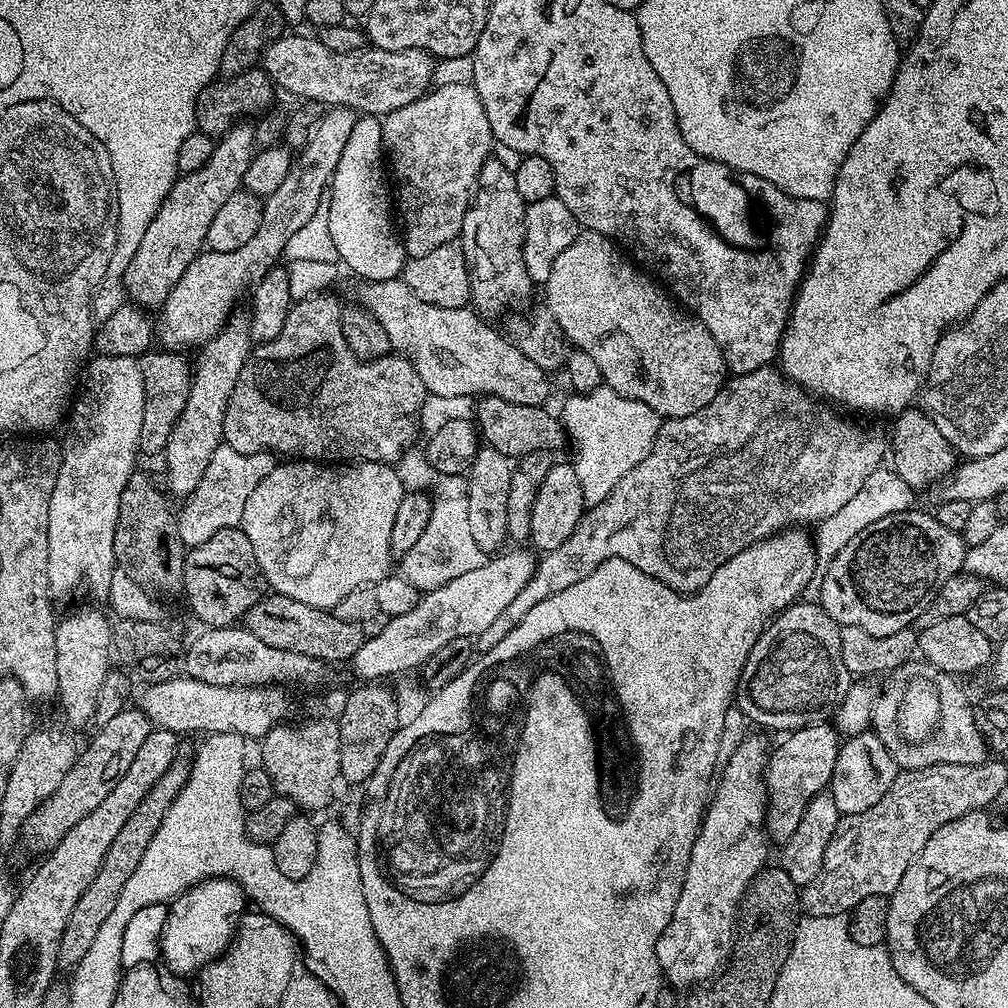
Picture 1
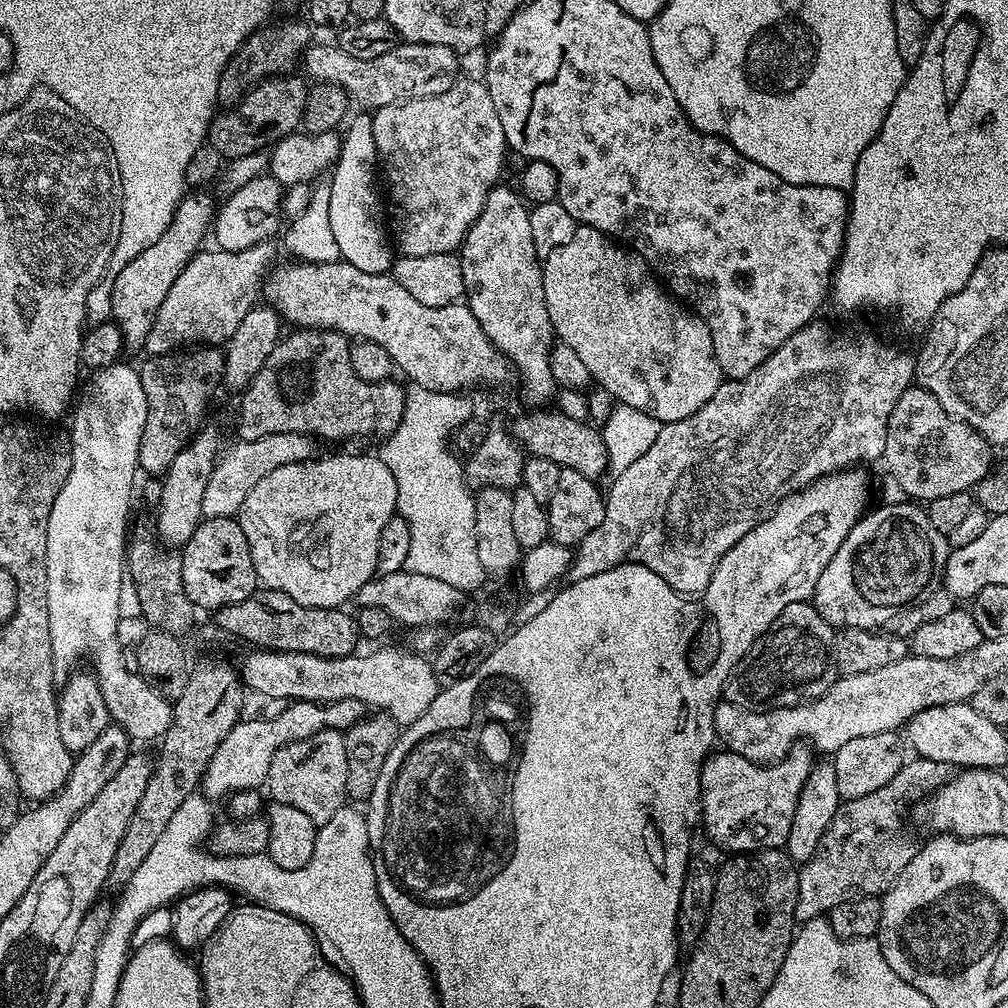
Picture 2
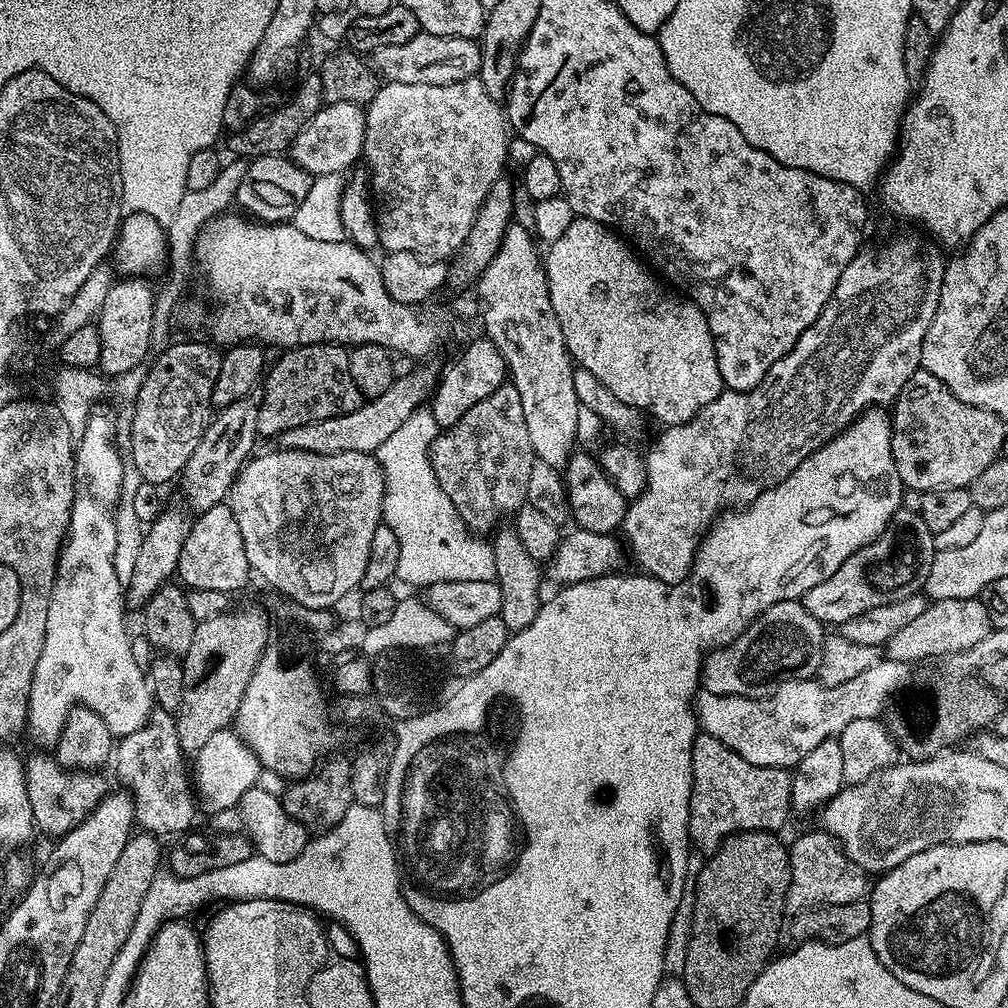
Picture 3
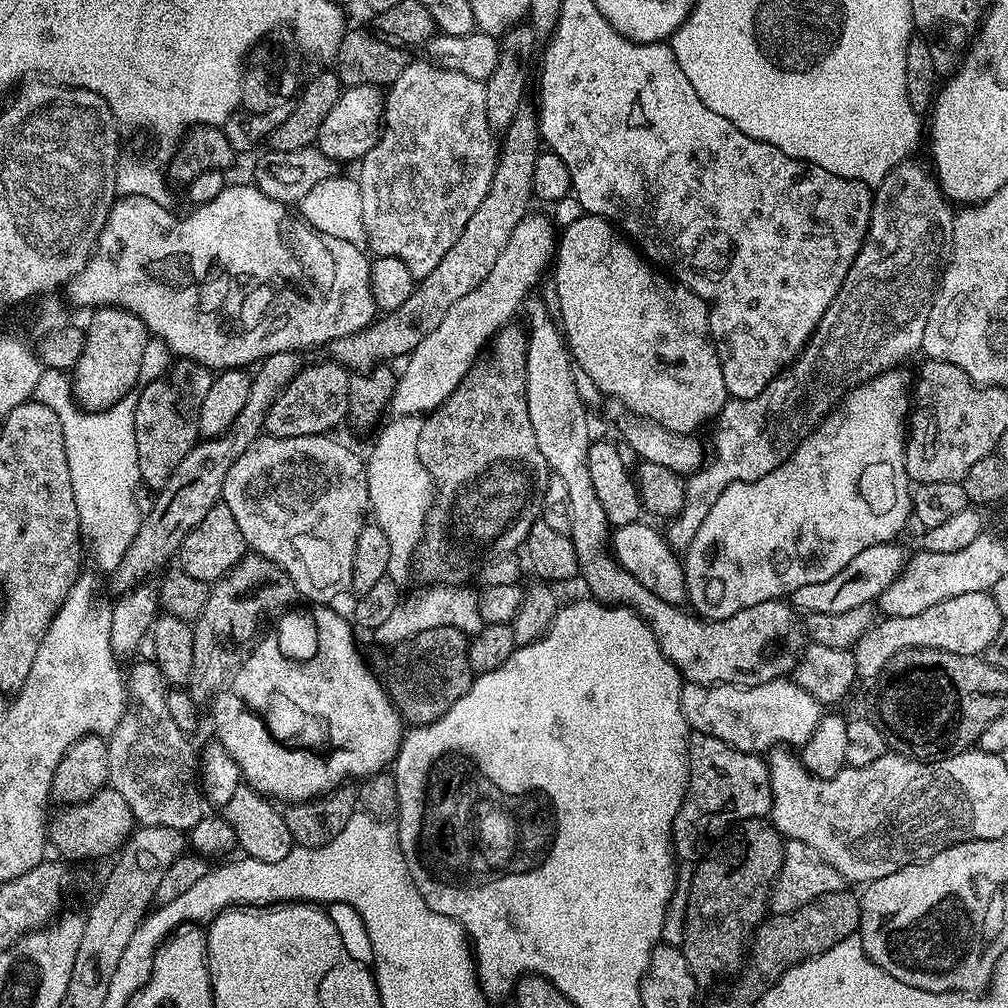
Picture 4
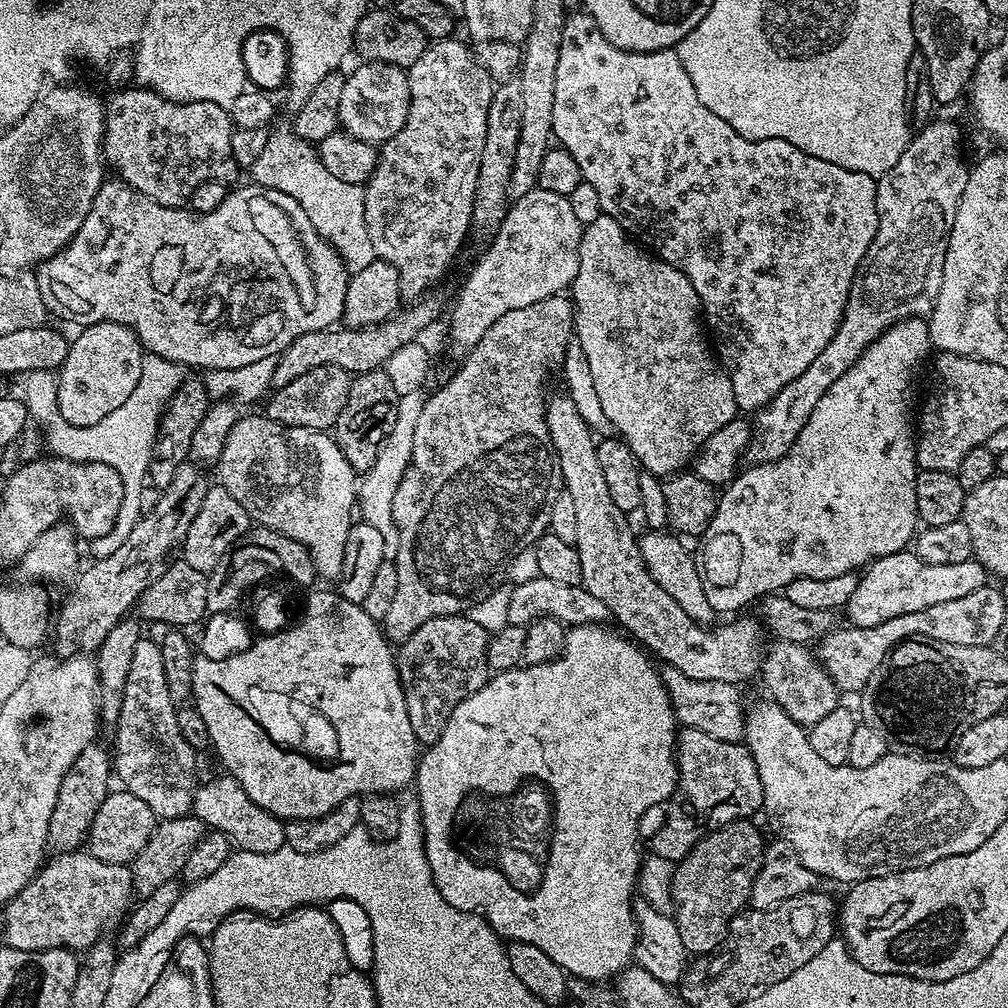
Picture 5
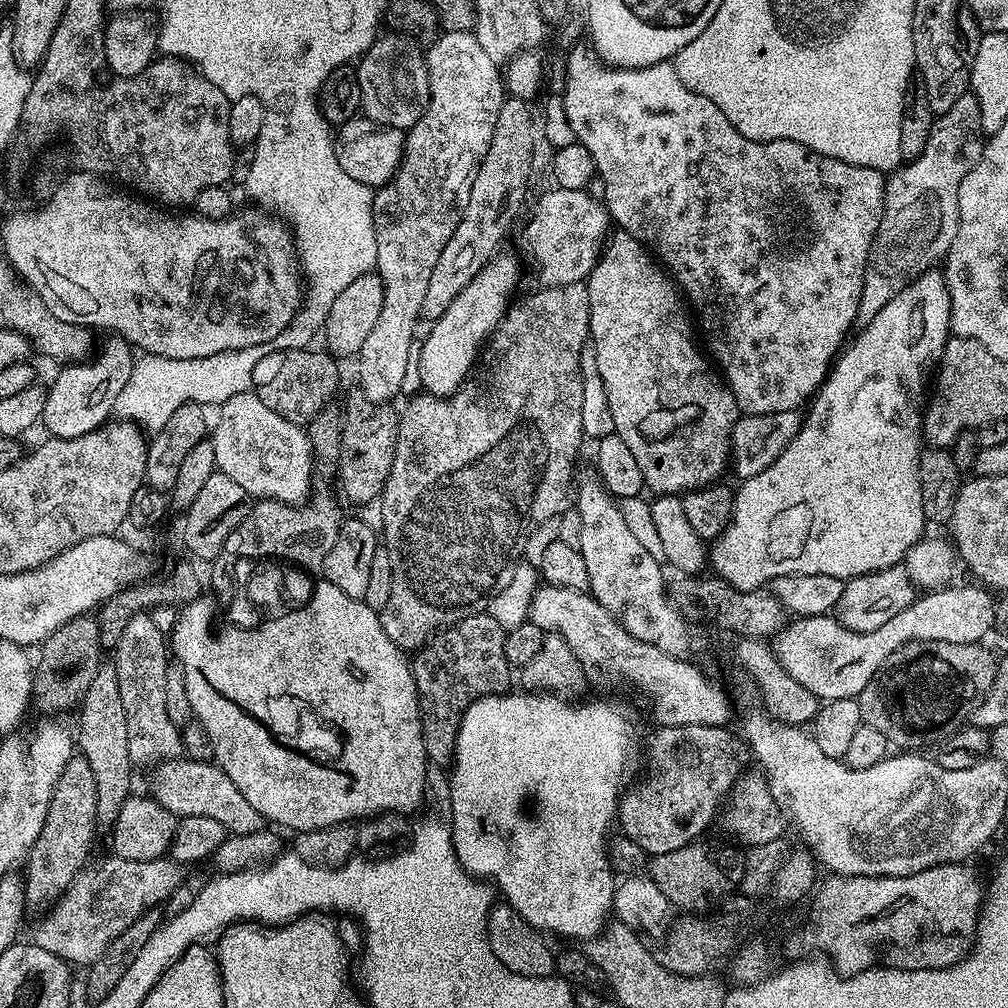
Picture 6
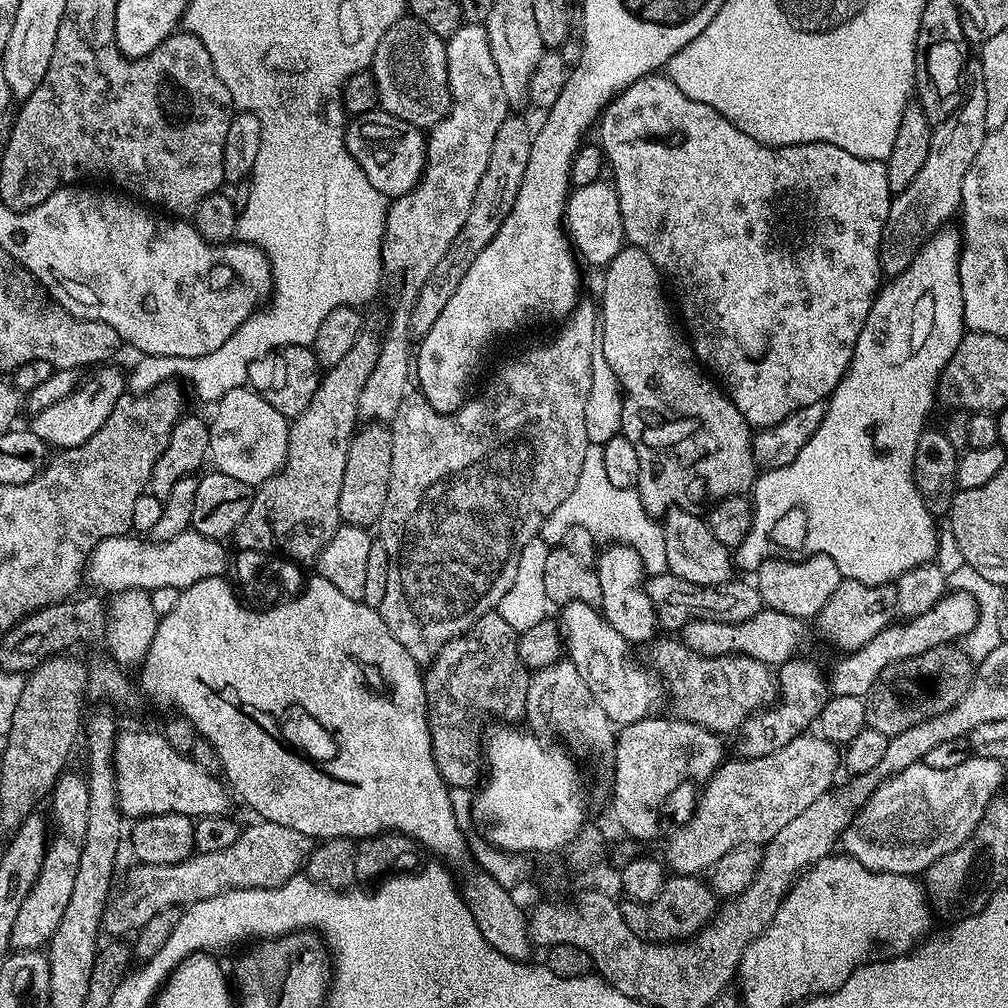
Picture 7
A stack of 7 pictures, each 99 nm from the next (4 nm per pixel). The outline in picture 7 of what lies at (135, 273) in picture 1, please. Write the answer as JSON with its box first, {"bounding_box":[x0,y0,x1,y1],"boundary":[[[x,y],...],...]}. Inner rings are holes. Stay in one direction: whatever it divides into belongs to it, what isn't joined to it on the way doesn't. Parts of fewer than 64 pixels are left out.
{"bounding_box":[30,366,126,450],"boundary":[[[100,366],[91,373],[92,377],[85,379],[76,391],[72,392],[62,402],[54,402],[54,406],[46,406],[46,410],[35,413],[31,417],[30,431],[38,434],[42,442],[56,450],[77,448],[82,446],[98,430],[102,430],[102,422],[110,418],[110,410],[126,392],[126,376],[113,366]]]}

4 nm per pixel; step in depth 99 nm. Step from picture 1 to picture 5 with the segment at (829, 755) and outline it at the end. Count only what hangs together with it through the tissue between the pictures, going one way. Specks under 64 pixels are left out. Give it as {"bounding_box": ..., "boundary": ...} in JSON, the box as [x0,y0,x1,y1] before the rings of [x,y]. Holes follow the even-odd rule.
{"bounding_box":[651,727,764,862],"boundary":[[[681,727],[676,737],[676,775],[678,787],[671,805],[673,808],[668,812],[668,821],[652,836],[651,854],[679,862],[709,832],[716,832],[741,818],[755,817],[755,812],[757,815],[764,807],[762,778],[758,778],[758,766],[743,742],[722,742],[710,738],[710,734],[702,734],[702,730]]]}

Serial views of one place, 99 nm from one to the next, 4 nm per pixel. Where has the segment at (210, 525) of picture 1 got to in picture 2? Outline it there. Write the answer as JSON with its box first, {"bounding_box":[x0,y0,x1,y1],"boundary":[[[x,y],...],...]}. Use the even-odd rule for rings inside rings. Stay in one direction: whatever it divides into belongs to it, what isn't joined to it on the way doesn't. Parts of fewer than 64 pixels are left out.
{"bounding_box":[202,432,317,518],"boundary":[[[283,432],[266,434],[266,438],[237,439],[236,445],[225,451],[216,461],[216,469],[206,482],[206,494],[202,494],[202,514],[205,518],[235,517],[240,511],[246,494],[266,478],[266,474],[278,470],[278,466],[290,466],[294,462],[313,459],[317,441],[306,432]]]}

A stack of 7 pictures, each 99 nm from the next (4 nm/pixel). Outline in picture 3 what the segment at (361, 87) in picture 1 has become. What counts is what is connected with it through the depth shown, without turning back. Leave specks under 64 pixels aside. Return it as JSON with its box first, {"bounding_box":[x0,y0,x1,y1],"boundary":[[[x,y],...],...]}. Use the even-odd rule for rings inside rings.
{"bounding_box":[374,30,482,86],"boundary":[[[423,30],[414,38],[410,38],[410,42],[382,46],[374,53],[375,71],[390,84],[406,82],[422,86],[446,86],[471,80],[479,73],[481,62],[482,54],[476,40],[435,36]]]}

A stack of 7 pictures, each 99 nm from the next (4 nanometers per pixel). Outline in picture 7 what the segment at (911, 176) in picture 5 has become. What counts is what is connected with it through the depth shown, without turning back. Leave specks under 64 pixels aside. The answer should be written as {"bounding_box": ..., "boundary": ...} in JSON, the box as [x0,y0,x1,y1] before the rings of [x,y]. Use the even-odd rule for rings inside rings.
{"bounding_box":[880,82,990,278],"boundary":[[[979,82],[973,84],[954,114],[933,127],[930,154],[926,154],[926,166],[918,170],[918,178],[914,178],[906,190],[892,197],[890,214],[880,239],[880,271],[885,277],[891,278],[906,270],[920,253],[920,247],[945,227],[952,215],[957,215],[962,178],[966,178],[966,170],[970,170],[978,150],[982,150],[984,137],[990,131],[986,127],[986,86]]]}

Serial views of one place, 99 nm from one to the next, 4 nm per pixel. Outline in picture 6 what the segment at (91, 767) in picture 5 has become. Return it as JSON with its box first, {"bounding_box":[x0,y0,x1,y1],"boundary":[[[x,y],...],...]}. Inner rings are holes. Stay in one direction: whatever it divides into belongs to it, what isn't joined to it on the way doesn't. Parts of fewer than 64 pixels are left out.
{"bounding_box":[22,754,98,910],"boundary":[[[79,754],[73,755],[66,770],[62,770],[62,778],[58,778],[58,786],[50,798],[50,810],[46,810],[42,834],[38,834],[34,846],[28,849],[22,879],[24,899],[29,909],[44,910],[55,904],[70,886],[70,882],[74,882],[77,874],[89,863],[88,855],[92,852],[92,843],[98,833],[97,810],[98,782],[94,782],[90,762],[86,762]]]}

